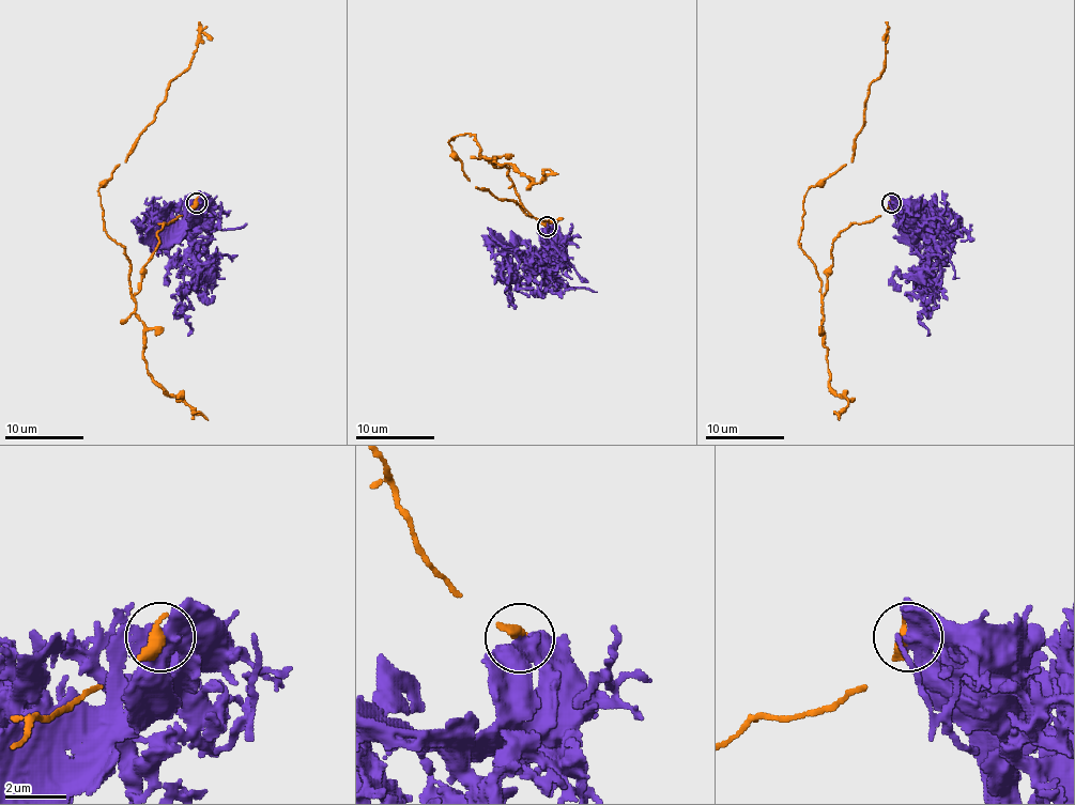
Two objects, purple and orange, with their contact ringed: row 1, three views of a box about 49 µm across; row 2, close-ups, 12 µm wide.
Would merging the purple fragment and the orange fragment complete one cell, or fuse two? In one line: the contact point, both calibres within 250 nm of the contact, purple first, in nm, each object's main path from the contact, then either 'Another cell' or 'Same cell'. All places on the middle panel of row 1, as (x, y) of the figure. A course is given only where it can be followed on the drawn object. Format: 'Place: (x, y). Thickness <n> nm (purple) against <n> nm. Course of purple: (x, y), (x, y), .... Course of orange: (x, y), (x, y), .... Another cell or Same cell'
Place: (547, 227). Thickness 400 nm (purple) against 400 nm. Course of purple: (547, 226), (547, 248), (540, 253), (544, 253), (542, 263), (533, 260), (536, 256), (540, 263), (538, 262). Course of orange: (547, 226), (522, 206), (507, 166), (479, 154), (469, 133), (449, 140), (477, 188), (550, 220). Another cell

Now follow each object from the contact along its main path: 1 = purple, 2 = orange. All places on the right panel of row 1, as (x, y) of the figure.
1: (891, 202), (919, 226), (919, 235), (928, 251), (928, 288), (920, 323), (928, 330), (926, 335)
2: (891, 202), (839, 234), (822, 293), (797, 244), (805, 192), (853, 158), (885, 63), (885, 21)

